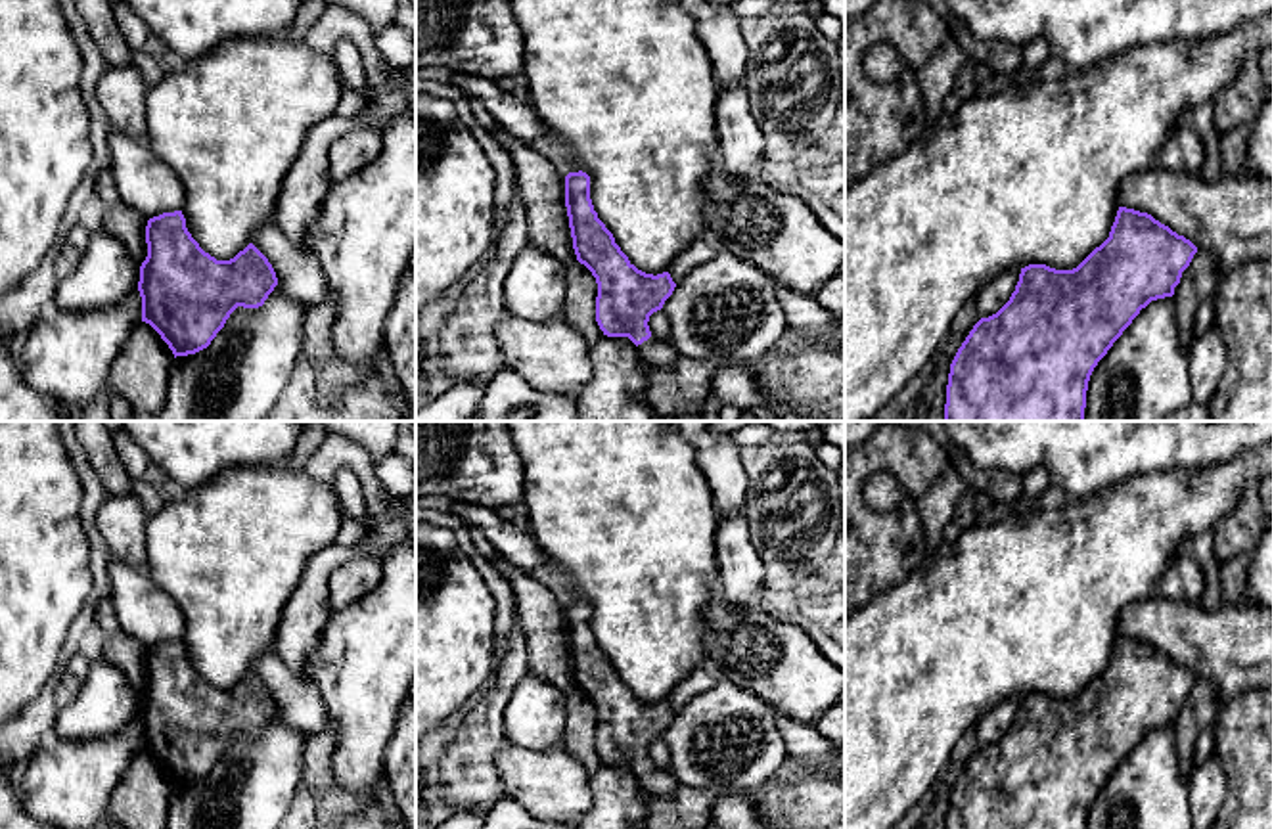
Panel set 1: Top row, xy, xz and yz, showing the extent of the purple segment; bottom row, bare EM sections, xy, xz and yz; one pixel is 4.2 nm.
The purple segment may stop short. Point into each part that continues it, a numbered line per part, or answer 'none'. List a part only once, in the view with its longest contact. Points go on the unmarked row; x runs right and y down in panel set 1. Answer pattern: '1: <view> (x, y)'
1: xz (663, 784)

